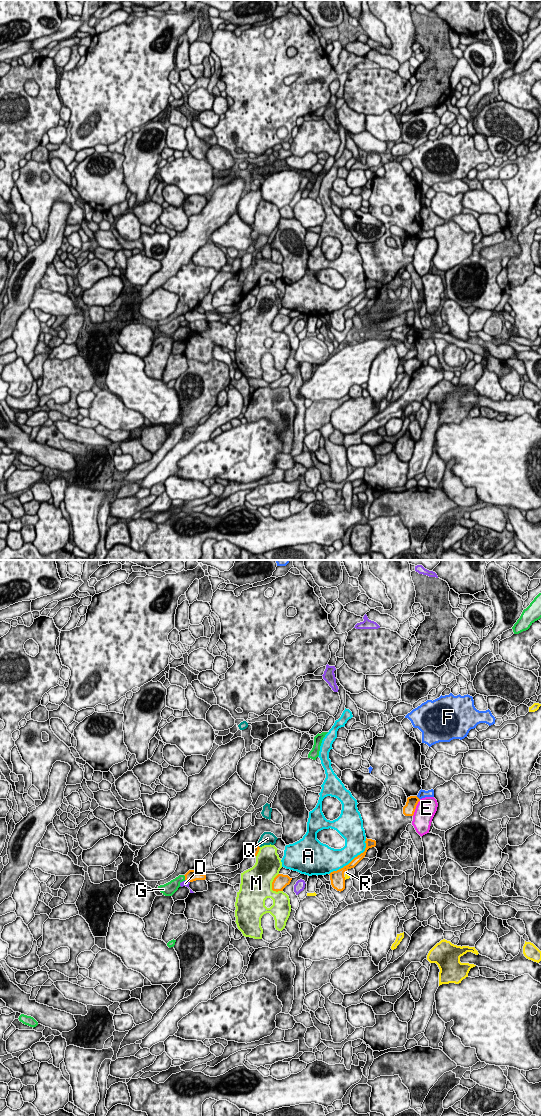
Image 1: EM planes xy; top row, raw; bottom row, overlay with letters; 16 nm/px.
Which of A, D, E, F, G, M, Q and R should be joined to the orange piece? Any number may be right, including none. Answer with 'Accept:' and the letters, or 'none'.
Accept: none

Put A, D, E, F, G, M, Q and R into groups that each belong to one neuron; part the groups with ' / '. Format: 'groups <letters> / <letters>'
groups A / D / E / F / G / M / Q / R

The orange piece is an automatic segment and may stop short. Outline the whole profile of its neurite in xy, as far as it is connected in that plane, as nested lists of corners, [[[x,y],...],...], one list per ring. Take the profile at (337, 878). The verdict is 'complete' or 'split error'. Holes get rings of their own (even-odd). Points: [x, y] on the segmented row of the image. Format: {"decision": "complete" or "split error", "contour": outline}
{"decision": "complete", "contour": [[[366,838],[366,848],[363,853],[355,857],[348,865],[344,866],[343,868],[331,872],[330,875],[330,880],[331,880],[331,885],[334,889],[337,891],[343,891],[345,889],[345,877],[344,877],[344,872],[347,871],[348,869],[354,868],[366,855],[366,852],[369,848],[375,847],[376,846],[376,841],[372,839],[367,839]]]}

